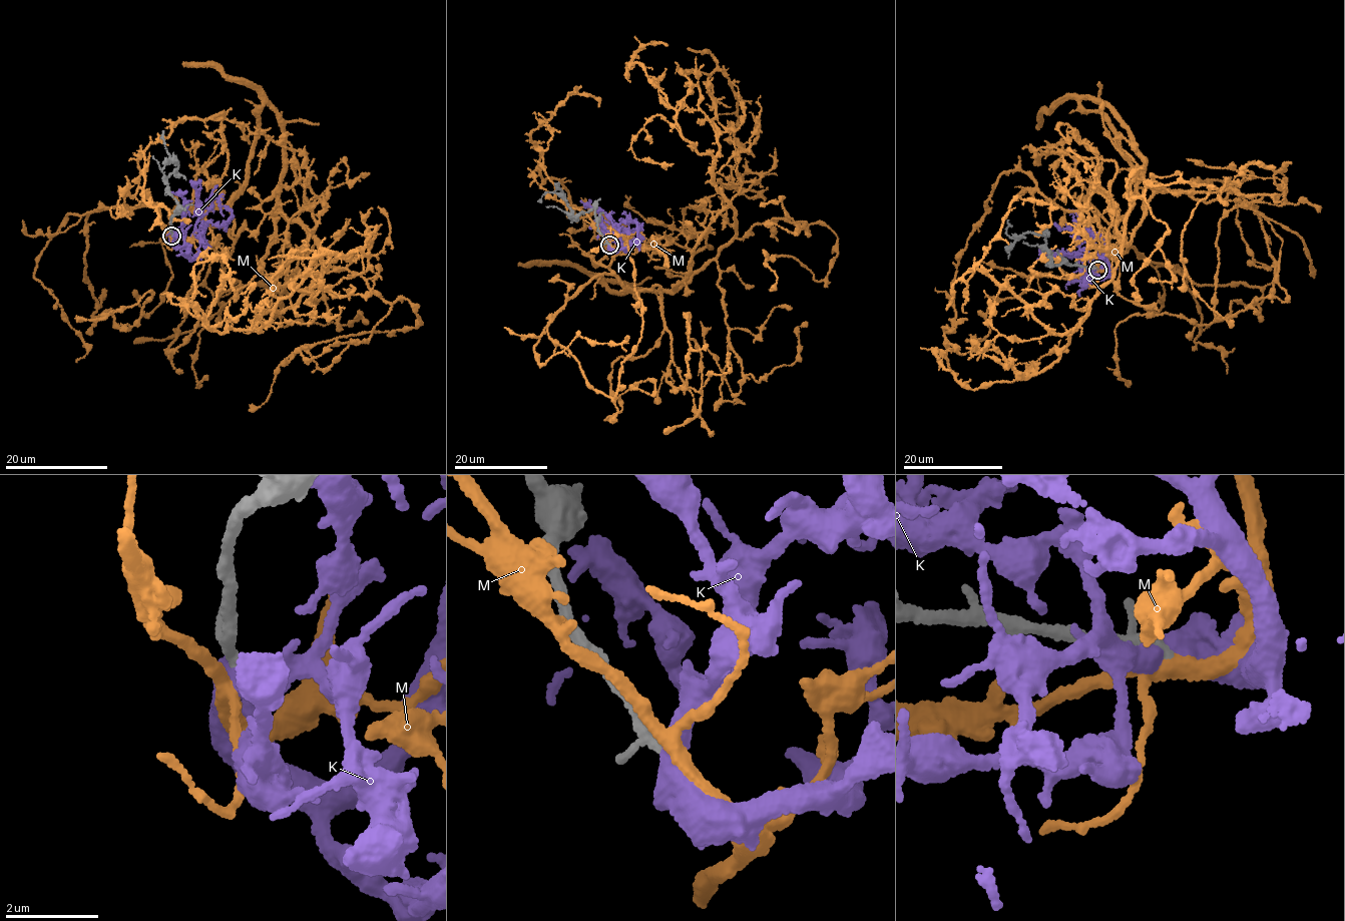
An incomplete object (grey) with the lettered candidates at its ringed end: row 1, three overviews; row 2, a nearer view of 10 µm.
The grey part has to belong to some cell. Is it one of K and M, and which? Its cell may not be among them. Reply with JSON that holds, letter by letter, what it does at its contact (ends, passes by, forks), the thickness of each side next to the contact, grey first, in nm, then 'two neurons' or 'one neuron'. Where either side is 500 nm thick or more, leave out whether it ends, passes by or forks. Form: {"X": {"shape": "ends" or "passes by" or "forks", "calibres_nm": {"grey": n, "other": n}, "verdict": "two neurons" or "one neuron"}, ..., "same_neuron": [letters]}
{"K": {"calibres_nm": {"grey": 190, "other": 500}, "verdict": "two neurons"}, "M": {"shape": "forks", "calibres_nm": {"grey": 160, "other": 260}, "verdict": "one neuron"}, "same_neuron": ["M"]}

